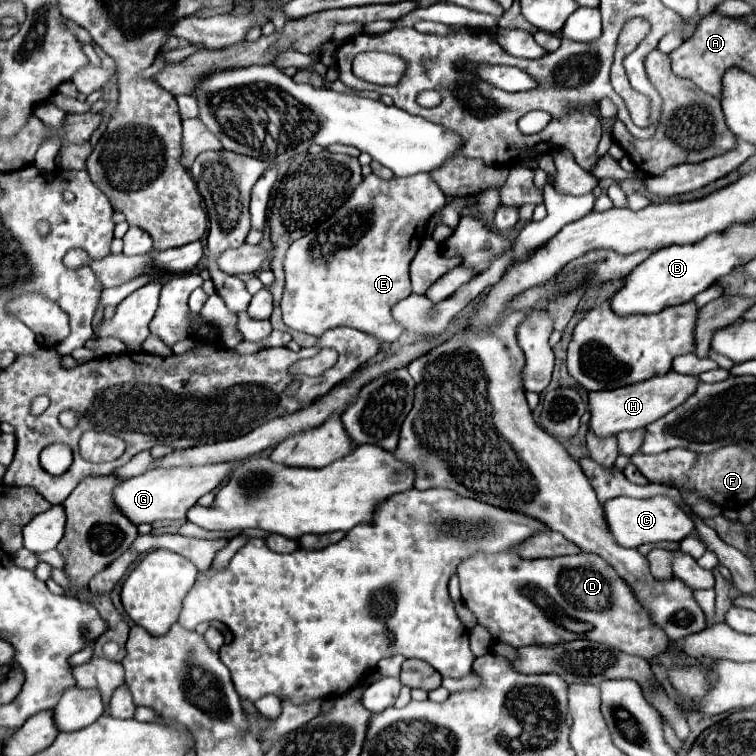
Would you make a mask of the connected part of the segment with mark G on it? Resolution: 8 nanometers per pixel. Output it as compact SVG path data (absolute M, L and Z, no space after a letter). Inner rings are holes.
M205 464L205 466L187 466L187 468L155 468L141 476L125 480L115 490L115 504L125 512L125 516L135 522L155 522L155 520L179 520L187 516L187 508L197 504L197 500L223 484L233 464ZM173 516L173 518L163 518Z

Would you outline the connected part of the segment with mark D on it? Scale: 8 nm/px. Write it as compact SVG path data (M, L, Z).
M515 552L503 554L475 554L465 560L459 570L461 596L465 606L475 614L477 622L487 628L493 640L511 644L513 648L531 646L531 644L559 644L571 640L593 640L611 644L627 654L643 656L651 660L659 652L665 652L669 638L661 628L651 624L649 614L635 600L629 584L617 576L617 572L595 554L577 554L577 556L559 556L559 558L537 558L527 560Z

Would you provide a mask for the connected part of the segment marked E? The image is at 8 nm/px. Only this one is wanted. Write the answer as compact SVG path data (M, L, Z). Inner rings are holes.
M375 174L363 176L349 200L327 222L319 224L319 228L289 246L283 260L287 280L281 298L283 322L293 330L313 336L321 336L329 328L351 326L389 344L399 340L405 328L395 322L391 310L399 300L411 294L409 262L413 260L421 240L425 238L427 220L445 204L447 198L429 174L391 180L381 180Z

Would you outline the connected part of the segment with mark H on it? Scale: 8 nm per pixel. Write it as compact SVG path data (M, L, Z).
M673 368L663 376L653 376L649 380L621 386L615 390L601 390L601 392L589 392L589 404L591 404L591 430L597 436L615 436L623 430L637 430L645 428L647 424L663 418L667 412L683 404L701 384L699 376L691 374L679 374Z

